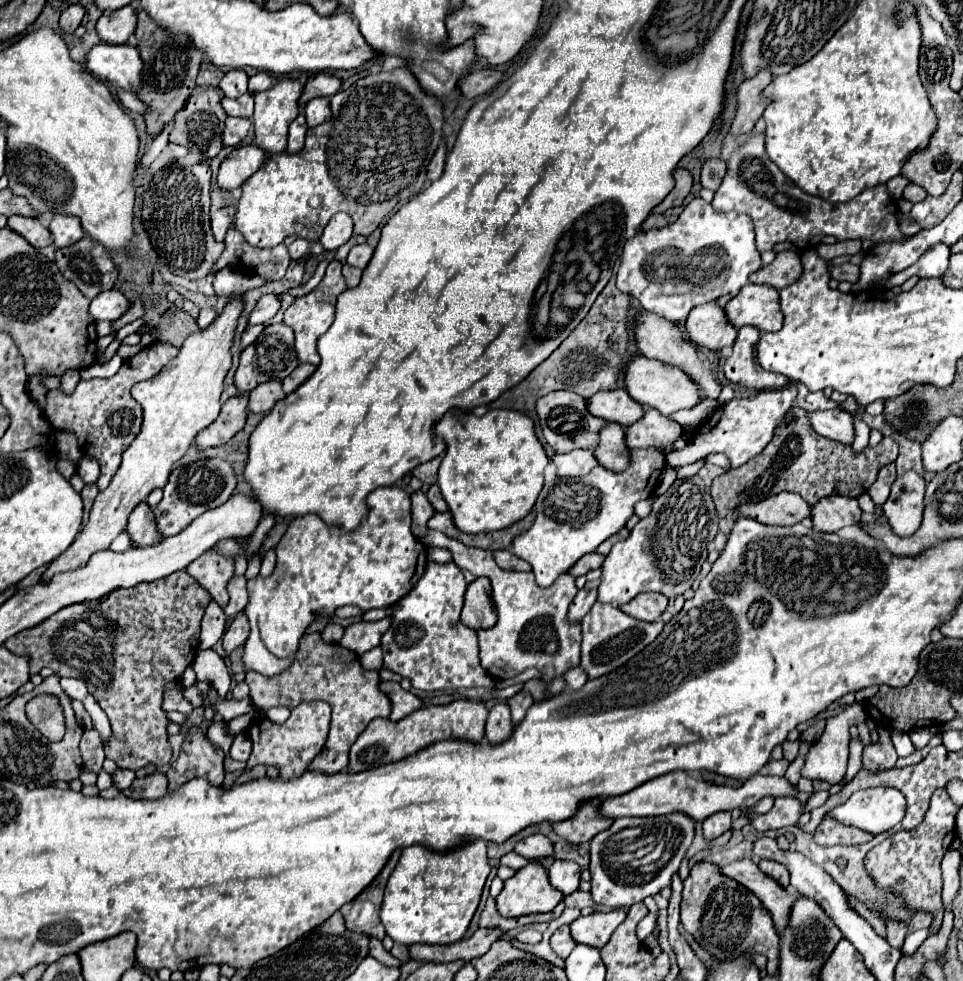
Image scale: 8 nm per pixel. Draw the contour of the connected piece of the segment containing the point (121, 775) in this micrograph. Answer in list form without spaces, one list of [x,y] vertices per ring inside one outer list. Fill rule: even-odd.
[[[118,770],[112,778],[114,778],[114,784],[116,784],[120,790],[126,790],[126,788],[134,782],[136,774],[134,774],[134,770]]]

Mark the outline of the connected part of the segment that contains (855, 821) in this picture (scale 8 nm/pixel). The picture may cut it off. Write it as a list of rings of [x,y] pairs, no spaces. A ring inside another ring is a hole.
[[[866,788],[854,792],[842,806],[832,808],[826,818],[880,834],[896,826],[906,812],[906,800],[896,788]]]

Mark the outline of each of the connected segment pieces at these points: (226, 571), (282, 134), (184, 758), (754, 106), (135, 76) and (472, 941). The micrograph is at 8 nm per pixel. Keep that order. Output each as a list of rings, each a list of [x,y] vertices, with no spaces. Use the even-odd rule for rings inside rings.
[[[208,550],[191,564],[186,571],[192,578],[198,580],[200,586],[204,586],[212,598],[224,608],[230,600],[228,596],[228,582],[234,576],[234,560],[218,554],[216,550]]]
[[[278,80],[270,90],[254,96],[254,142],[268,154],[286,152],[288,126],[300,112],[298,98],[302,88],[298,80]]]
[[[190,728],[182,746],[180,758],[168,770],[168,792],[174,794],[182,784],[194,776],[208,778],[210,784],[222,786],[224,780],[224,752],[216,748],[200,730]]]
[[[760,70],[754,78],[744,80],[738,90],[736,90],[736,100],[738,100],[738,108],[736,108],[736,116],[732,120],[730,132],[732,136],[742,136],[748,134],[754,124],[758,122],[758,118],[762,116],[764,108],[766,108],[766,100],[760,96],[760,92],[772,82],[772,74],[768,70]]]
[[[100,42],[88,54],[86,66],[92,70],[92,74],[96,74],[100,80],[110,82],[118,90],[138,92],[142,88],[144,60],[134,46],[112,46]]]
[[[478,928],[470,938],[458,940],[454,944],[446,946],[432,946],[432,944],[412,944],[408,948],[408,954],[412,960],[420,962],[434,962],[434,964],[444,964],[444,962],[454,962],[454,960],[472,960],[490,950],[490,946],[500,938],[502,930],[486,930]]]

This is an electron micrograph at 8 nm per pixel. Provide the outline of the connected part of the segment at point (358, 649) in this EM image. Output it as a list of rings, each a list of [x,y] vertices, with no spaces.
[[[390,616],[384,620],[378,620],[378,622],[364,622],[362,620],[362,622],[350,624],[344,628],[344,636],[342,636],[340,644],[344,648],[350,648],[356,654],[364,654],[370,648],[380,644],[380,638],[390,628],[390,624],[392,624]]]

